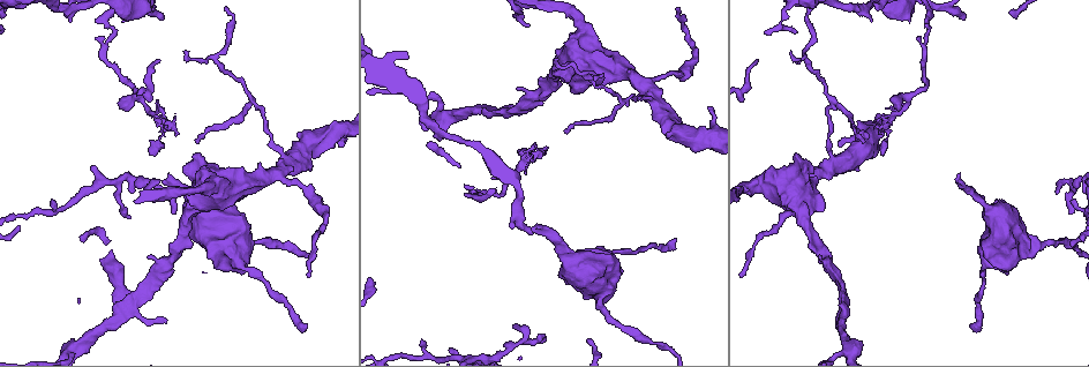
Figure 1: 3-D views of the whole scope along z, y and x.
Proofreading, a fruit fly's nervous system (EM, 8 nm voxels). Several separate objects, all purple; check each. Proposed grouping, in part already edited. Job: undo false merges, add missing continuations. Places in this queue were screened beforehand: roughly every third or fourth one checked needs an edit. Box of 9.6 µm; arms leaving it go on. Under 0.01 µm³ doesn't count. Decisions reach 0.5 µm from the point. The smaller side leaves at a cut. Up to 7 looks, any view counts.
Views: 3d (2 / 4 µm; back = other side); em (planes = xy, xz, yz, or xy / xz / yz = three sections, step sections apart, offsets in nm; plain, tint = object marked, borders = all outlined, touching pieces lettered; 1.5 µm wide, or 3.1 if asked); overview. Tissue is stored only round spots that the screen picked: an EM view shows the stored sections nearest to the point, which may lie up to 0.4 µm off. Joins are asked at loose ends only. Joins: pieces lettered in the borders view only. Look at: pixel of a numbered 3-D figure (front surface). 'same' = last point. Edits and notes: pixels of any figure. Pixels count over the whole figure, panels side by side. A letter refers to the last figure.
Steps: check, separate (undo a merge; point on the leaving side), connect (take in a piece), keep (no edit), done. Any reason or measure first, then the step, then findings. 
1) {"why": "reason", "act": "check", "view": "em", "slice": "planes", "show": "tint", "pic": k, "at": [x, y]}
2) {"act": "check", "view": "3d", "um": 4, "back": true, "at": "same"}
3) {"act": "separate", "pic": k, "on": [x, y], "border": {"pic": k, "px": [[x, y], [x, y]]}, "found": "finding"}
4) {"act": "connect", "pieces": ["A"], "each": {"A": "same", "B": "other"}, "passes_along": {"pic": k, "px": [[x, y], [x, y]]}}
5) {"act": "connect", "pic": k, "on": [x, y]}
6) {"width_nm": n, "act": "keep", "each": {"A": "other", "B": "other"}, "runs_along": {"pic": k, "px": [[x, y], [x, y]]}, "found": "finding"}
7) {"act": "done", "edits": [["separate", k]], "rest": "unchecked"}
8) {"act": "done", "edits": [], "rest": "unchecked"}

{"why": "narrows sharply", "act": "check", "view": "em", "slice": "planes", "show": "tint", "pic": 1, "at": [306, 189]}

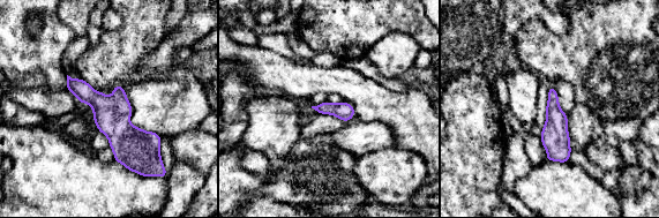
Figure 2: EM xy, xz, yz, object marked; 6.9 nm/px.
{"act": "check", "view": "em", "slice": "planes", "show": "borders", "at": "same"}

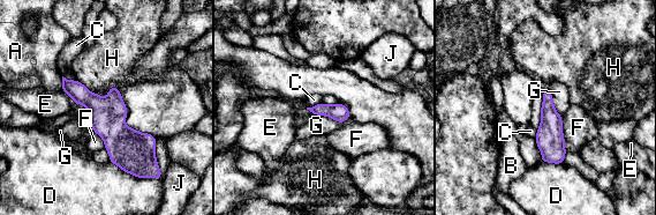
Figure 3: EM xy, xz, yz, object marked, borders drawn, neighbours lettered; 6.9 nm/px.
{"width_nm": 120, "act": "keep", "each": {"A": "other", "B": "other", "C": "other", "D": "other", "E": "other", "F": "other", "G": "other", "H": "other", "J": "other"}, "border": {"pic": 3, "px": [[322, 101], [307, 108]]}, "found": "continuous, no second neuron"}

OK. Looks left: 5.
{"why": "tapers out", "act": "check", "view": "3d", "um": 4, "pic": 1, "at": [167, 173]}

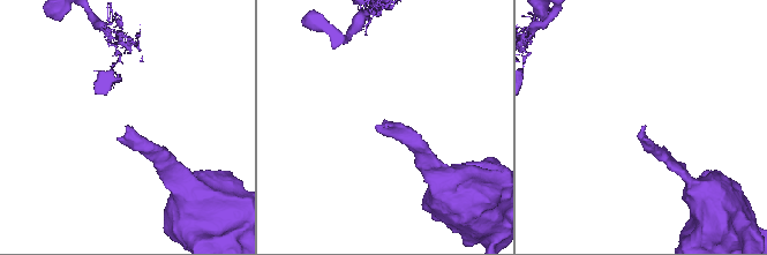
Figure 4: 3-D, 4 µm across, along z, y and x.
{"why": "need the tissue", "act": "check", "view": "em", "slice": "planes", "show": "plain", "pic": 4, "at": [641, 128]}

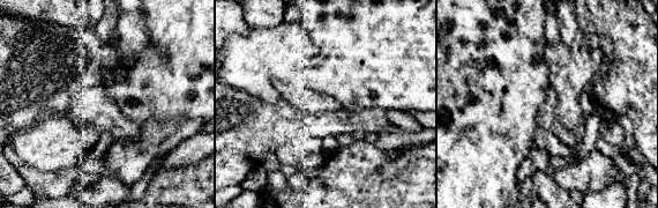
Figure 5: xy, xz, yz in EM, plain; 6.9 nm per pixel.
{"act": "check", "view": "em", "slice": "planes", "show": "borders", "at": "same"}

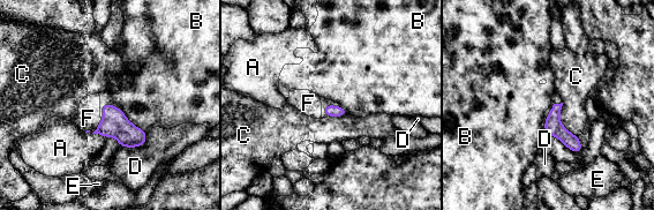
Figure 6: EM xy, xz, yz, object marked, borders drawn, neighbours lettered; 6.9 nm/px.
{"act": "connect", "pic": 6, "on": [88, 118], "each": {"A": "other", "B": "other", "C": "other", "D": "other", "E": "other", "F": "same"}, "found": "the neuron continues"}

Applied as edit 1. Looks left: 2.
{"act": "done", "edits": [["connect", 6]], "rest": "unchecked"}

